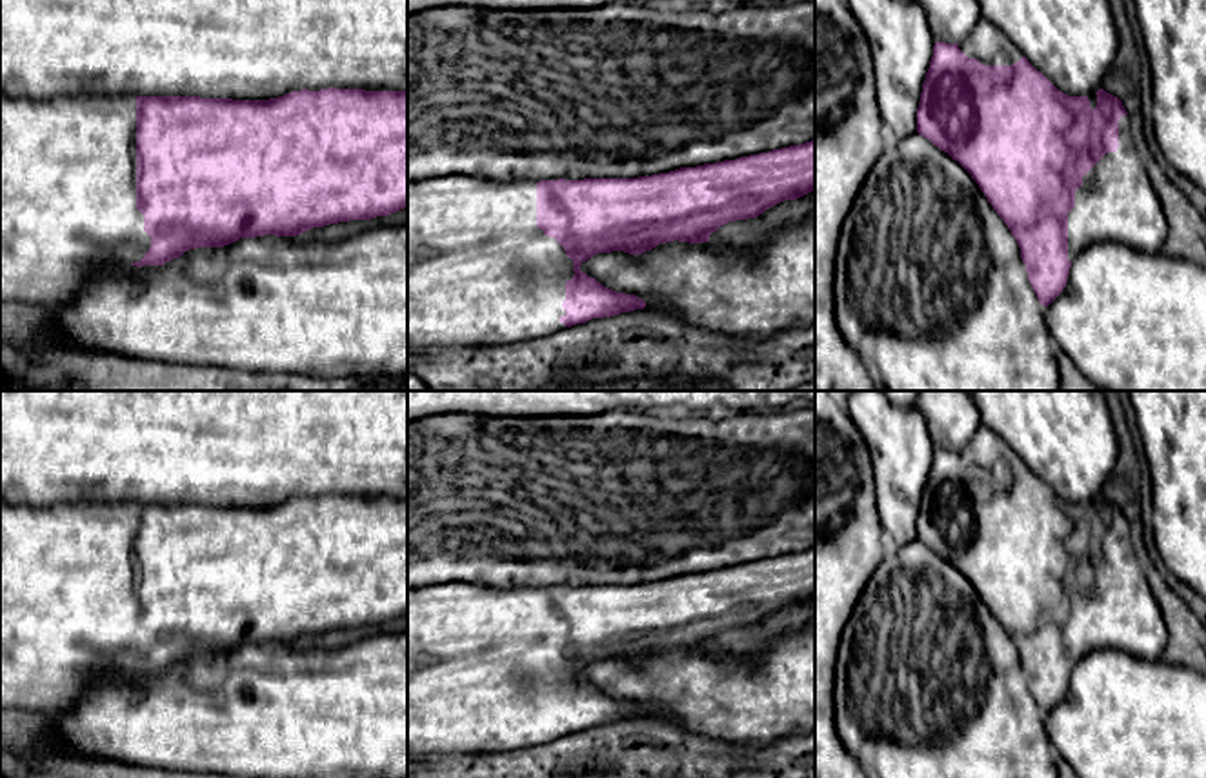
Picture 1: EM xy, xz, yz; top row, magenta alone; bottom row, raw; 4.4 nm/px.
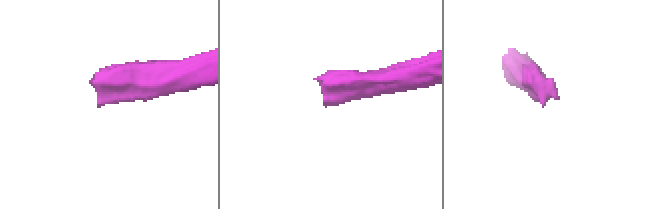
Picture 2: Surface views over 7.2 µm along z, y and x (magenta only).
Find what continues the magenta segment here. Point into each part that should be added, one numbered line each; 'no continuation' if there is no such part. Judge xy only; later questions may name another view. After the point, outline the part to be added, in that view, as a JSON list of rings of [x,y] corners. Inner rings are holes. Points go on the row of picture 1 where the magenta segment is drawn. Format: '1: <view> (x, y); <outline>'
1: xy (68, 164); [[[0,93],[0,304],[55,309],[73,302],[93,282],[93,269],[111,262],[140,262],[151,247],[144,214],[136,209],[136,96],[135,95],[55,95],[42,100]]]

